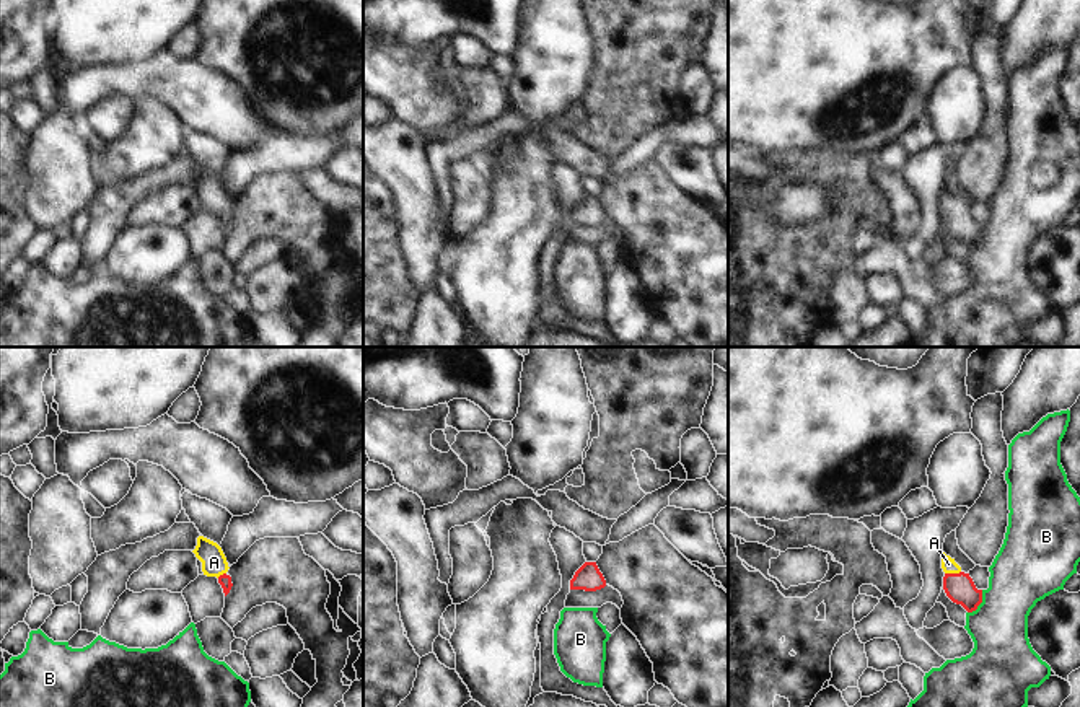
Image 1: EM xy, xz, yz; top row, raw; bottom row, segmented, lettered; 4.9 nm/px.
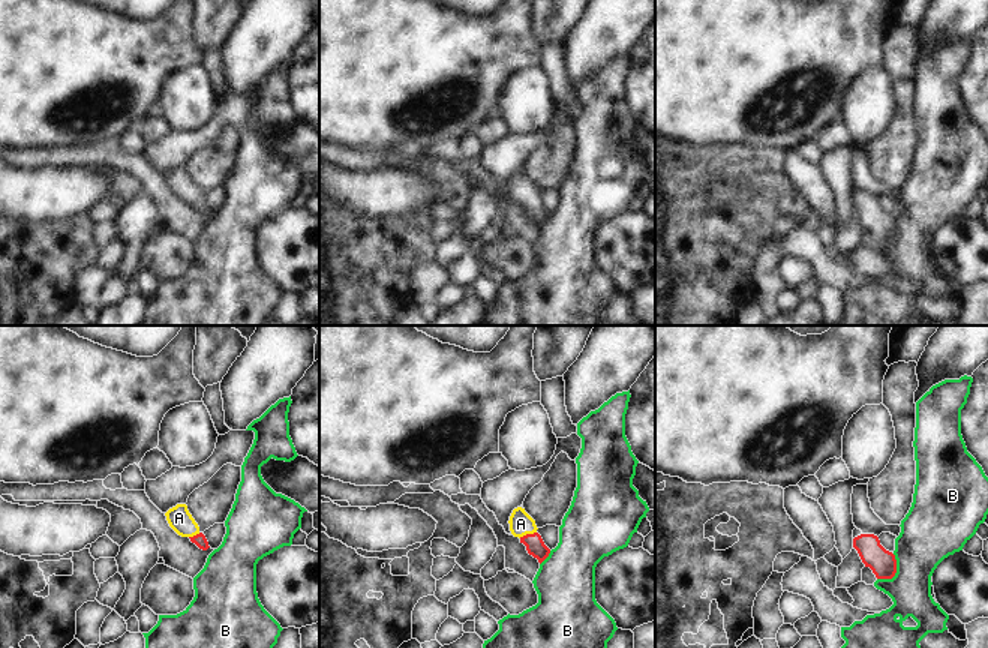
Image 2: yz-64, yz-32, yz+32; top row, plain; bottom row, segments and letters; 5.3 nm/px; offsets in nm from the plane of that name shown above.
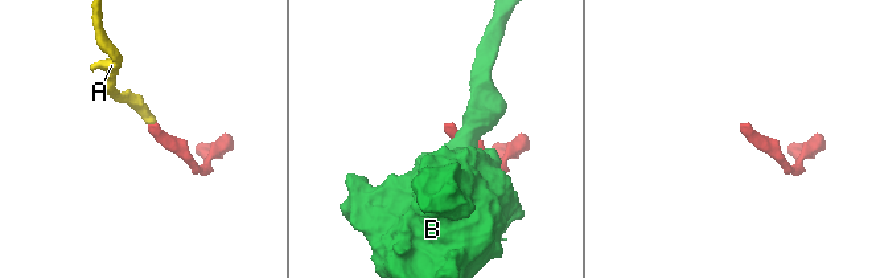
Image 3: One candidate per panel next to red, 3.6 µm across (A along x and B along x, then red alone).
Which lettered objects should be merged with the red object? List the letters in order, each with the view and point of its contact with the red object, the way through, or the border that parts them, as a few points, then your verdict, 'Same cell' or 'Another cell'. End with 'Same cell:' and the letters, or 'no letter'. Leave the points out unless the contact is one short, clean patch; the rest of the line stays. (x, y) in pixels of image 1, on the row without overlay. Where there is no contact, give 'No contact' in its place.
A: Touches red at yz (952, 209). Path across: yz (960, 223), (952, 209), (948, 199). Same cell
B: Touches red at yz (979, 238). Boundary: yz (983, 225), (983, 235), (968, 248). Another cell
Same cell: A

